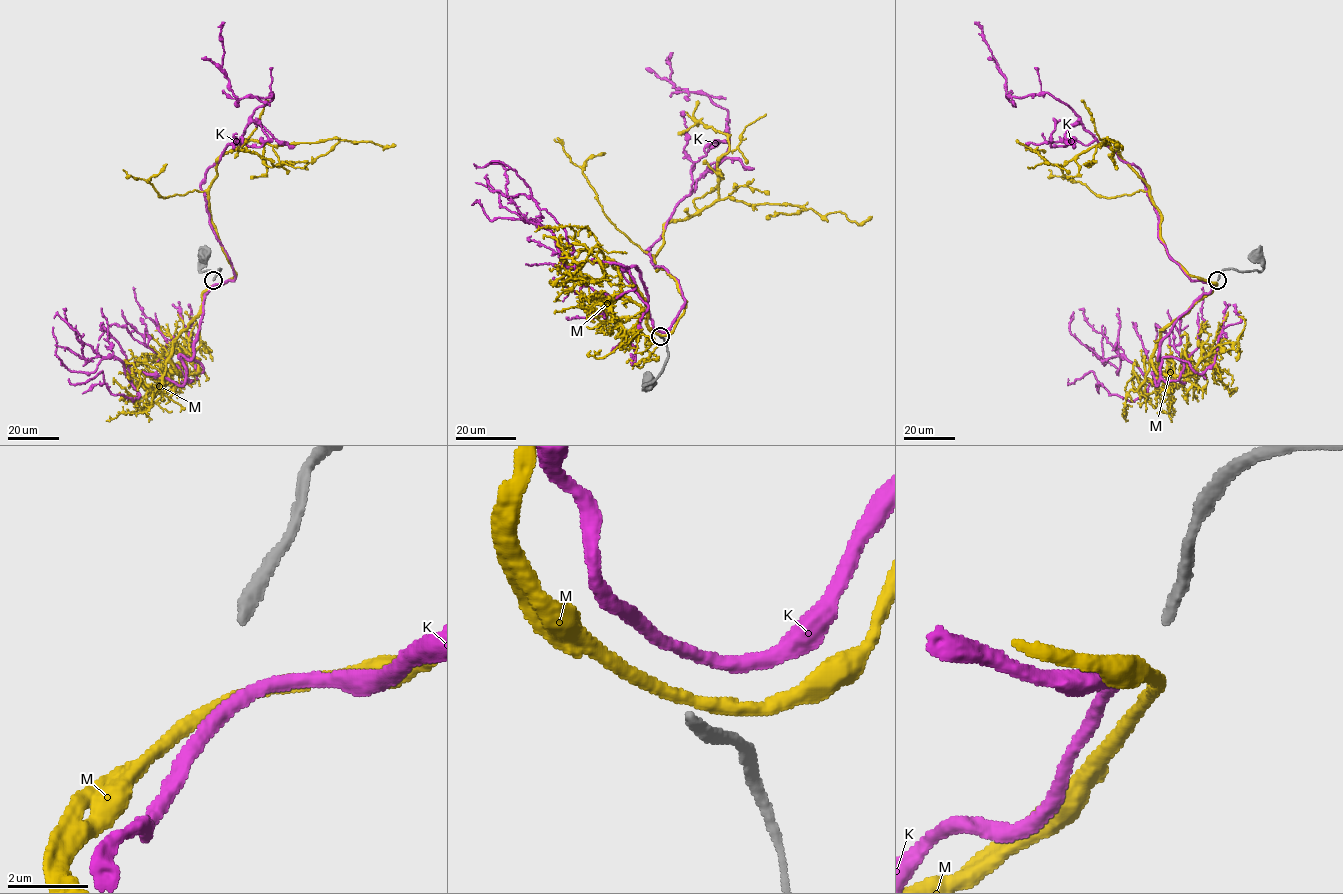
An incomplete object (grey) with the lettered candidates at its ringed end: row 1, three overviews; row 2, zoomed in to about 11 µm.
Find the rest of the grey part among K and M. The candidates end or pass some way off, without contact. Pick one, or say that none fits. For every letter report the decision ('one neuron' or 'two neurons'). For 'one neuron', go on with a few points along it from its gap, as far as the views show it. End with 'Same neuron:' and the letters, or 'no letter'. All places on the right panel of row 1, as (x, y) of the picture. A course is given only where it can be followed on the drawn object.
K: two neurons
M: one neuron; course (1217, 283), (1190, 275), (1171, 258), (1150, 187), (1112, 141), (1099, 145), (1106, 138), (1121, 146), (1115, 145)
Same neuron: M

